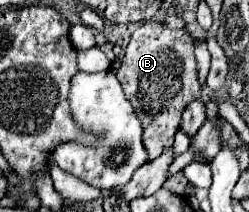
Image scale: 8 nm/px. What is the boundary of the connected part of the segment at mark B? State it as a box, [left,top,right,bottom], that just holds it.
[117,21,201,161]

